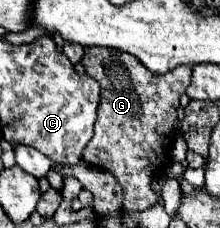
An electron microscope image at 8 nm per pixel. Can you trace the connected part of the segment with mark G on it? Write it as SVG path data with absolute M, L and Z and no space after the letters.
M87 49L83 57L83 67L89 77L93 77L101 85L101 101L97 105L97 121L93 139L83 149L83 161L91 167L109 171L123 189L123 211L147 211L163 203L163 199L153 191L151 183L157 173L165 173L171 165L171 145L175 141L175 125L177 125L177 107L179 97L187 91L191 81L191 67L179 67L179 71L169 71L165 75L149 73L137 59L127 53L117 53L113 49Z

